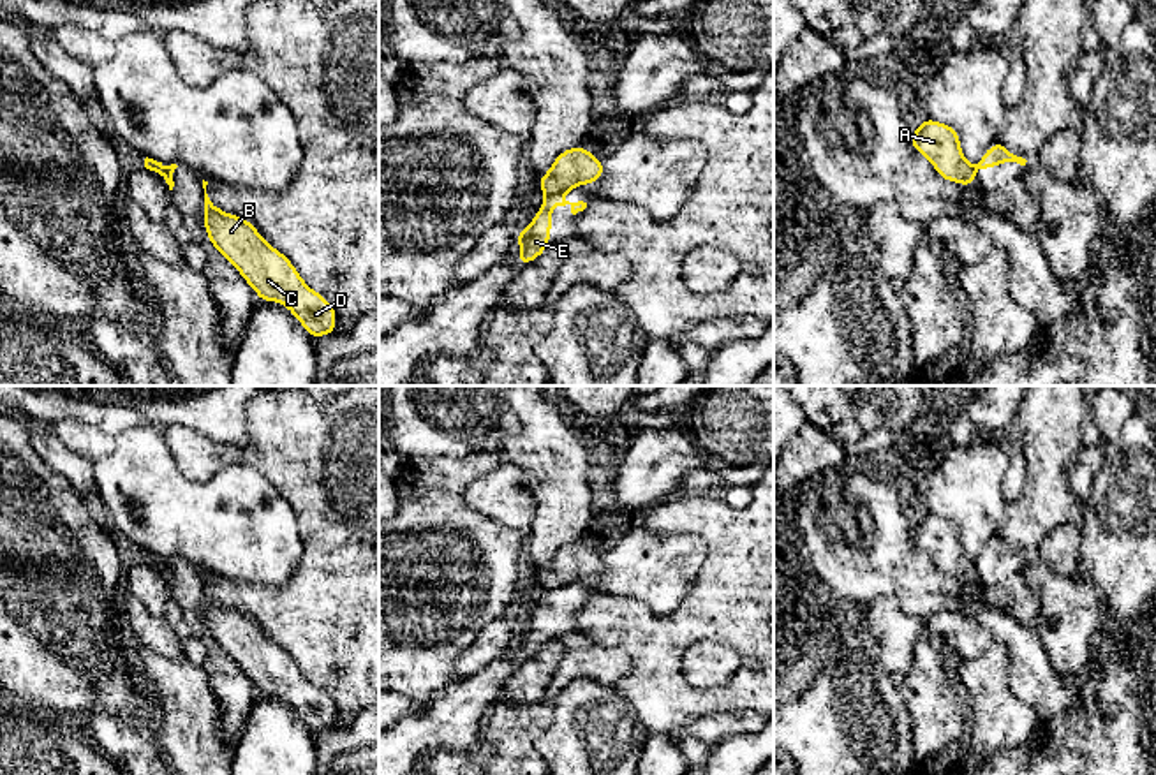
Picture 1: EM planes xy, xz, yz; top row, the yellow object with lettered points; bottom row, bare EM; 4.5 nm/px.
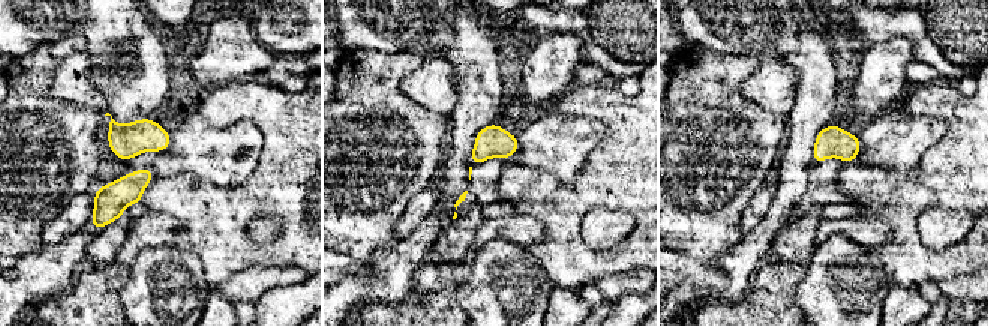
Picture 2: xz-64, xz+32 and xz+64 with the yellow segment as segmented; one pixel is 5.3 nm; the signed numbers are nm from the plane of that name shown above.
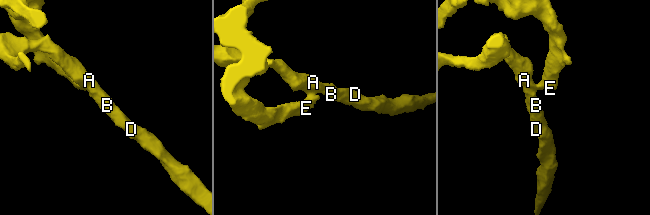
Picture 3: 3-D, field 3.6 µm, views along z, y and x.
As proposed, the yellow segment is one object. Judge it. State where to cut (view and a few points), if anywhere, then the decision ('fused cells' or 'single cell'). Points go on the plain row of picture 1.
xz (554, 587), (547, 590) | fused cells

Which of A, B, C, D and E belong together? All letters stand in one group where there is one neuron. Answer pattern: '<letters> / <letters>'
A B C D / E

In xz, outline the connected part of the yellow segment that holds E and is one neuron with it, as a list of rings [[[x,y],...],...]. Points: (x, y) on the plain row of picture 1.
[[[548,588],[543,594],[543,601],[534,609],[532,616],[522,625],[516,627],[516,638],[522,641],[516,650],[518,661],[536,655],[550,639],[552,627],[552,604],[555,601],[571,601],[571,608],[576,609],[587,602],[587,597],[569,597],[566,594],[557,595],[555,588]]]

